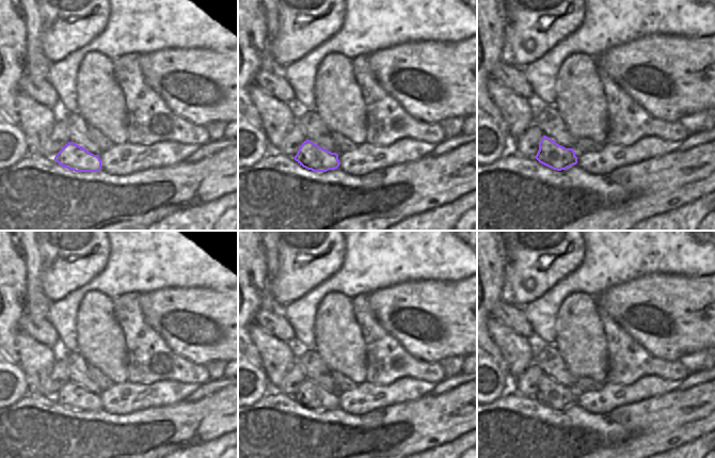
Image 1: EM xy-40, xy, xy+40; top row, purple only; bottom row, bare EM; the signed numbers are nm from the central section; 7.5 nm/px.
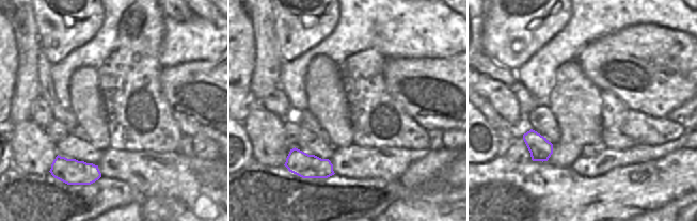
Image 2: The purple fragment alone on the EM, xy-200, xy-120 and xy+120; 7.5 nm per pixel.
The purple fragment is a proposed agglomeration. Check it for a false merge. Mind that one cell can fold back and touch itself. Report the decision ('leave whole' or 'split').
split

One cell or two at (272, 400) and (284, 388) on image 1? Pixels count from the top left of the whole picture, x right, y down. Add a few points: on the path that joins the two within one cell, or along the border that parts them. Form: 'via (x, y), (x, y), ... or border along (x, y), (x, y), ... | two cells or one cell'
border along (275, 390), (292, 397) | two cells

